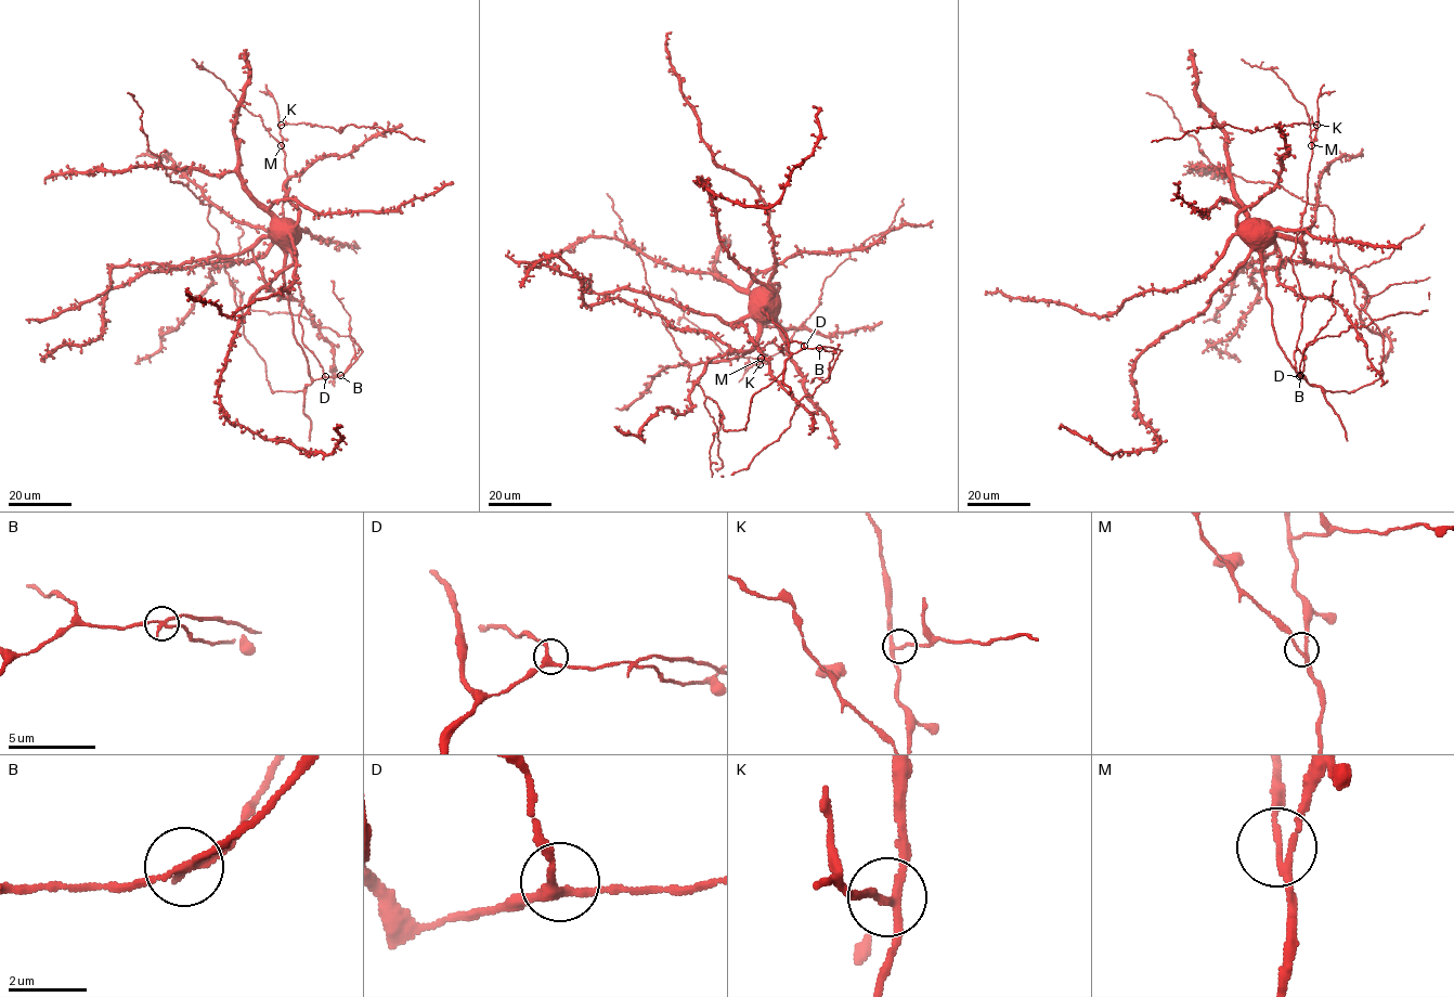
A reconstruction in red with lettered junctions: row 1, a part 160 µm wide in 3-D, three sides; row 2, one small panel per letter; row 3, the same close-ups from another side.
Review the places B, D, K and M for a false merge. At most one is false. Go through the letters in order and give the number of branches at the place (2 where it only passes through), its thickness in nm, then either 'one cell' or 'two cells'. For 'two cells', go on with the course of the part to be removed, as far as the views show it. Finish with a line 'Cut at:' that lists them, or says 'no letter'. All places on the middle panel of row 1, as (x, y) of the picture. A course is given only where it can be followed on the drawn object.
B: branches 3; calibre 160 nm; two cells; course (819, 348), (834, 351), (829, 363), (829, 379), (822, 382), (816, 376), (809, 383)
D: branches 3; calibre 240 nm; one cell
K: branches 3; calibre 200 nm; one cell
M: branches 3; calibre 150 nm; one cell
Cut at: B

